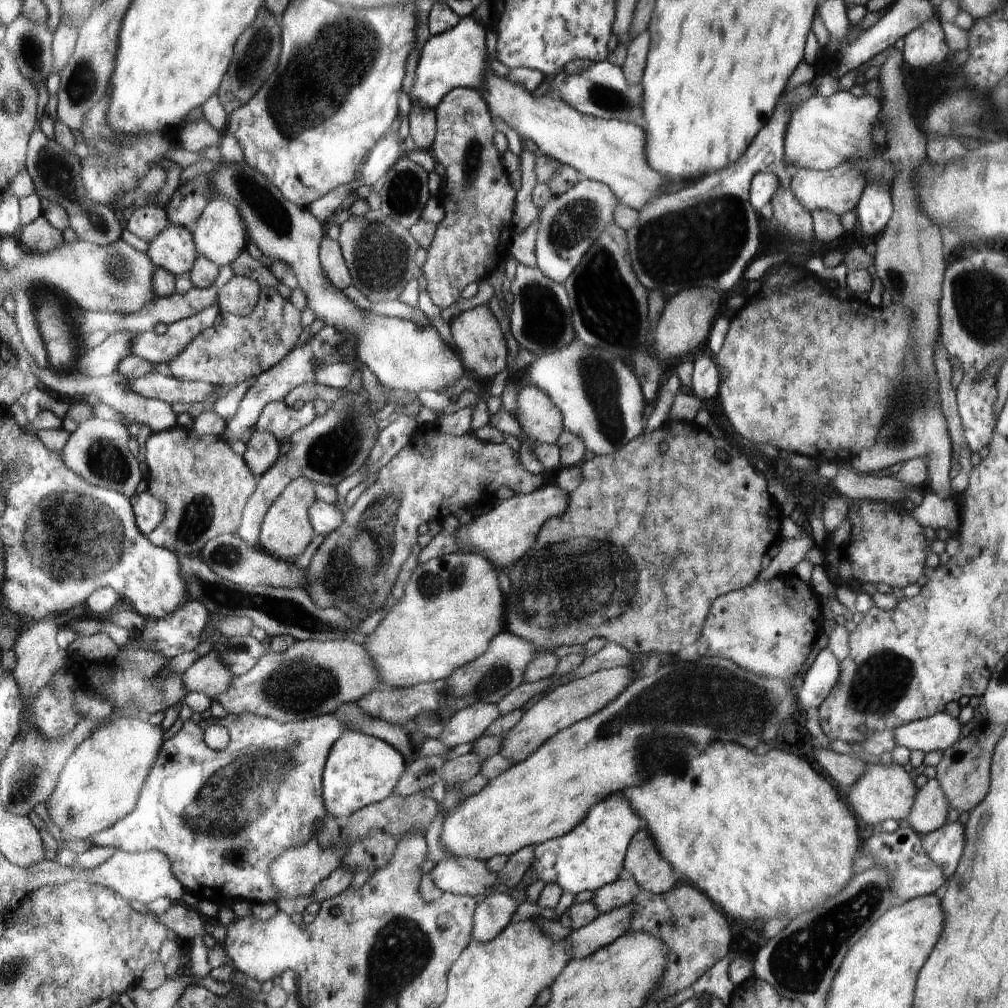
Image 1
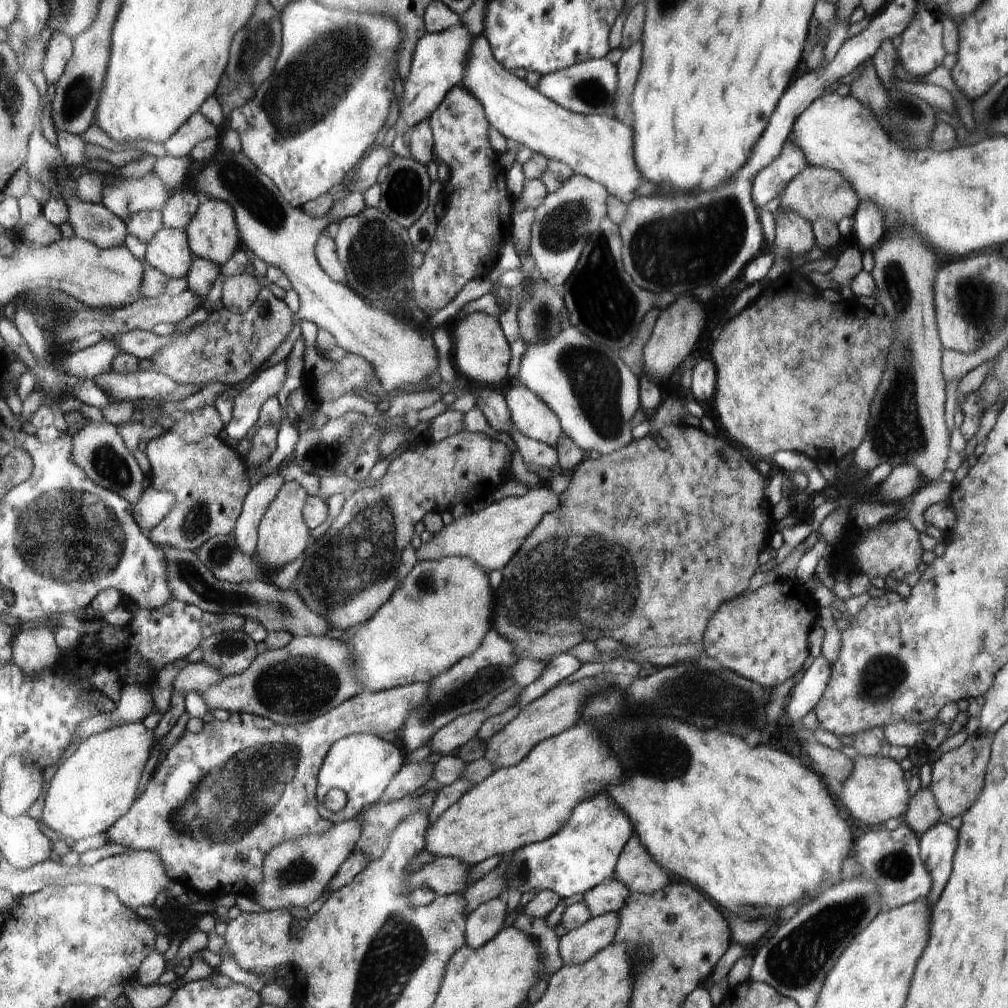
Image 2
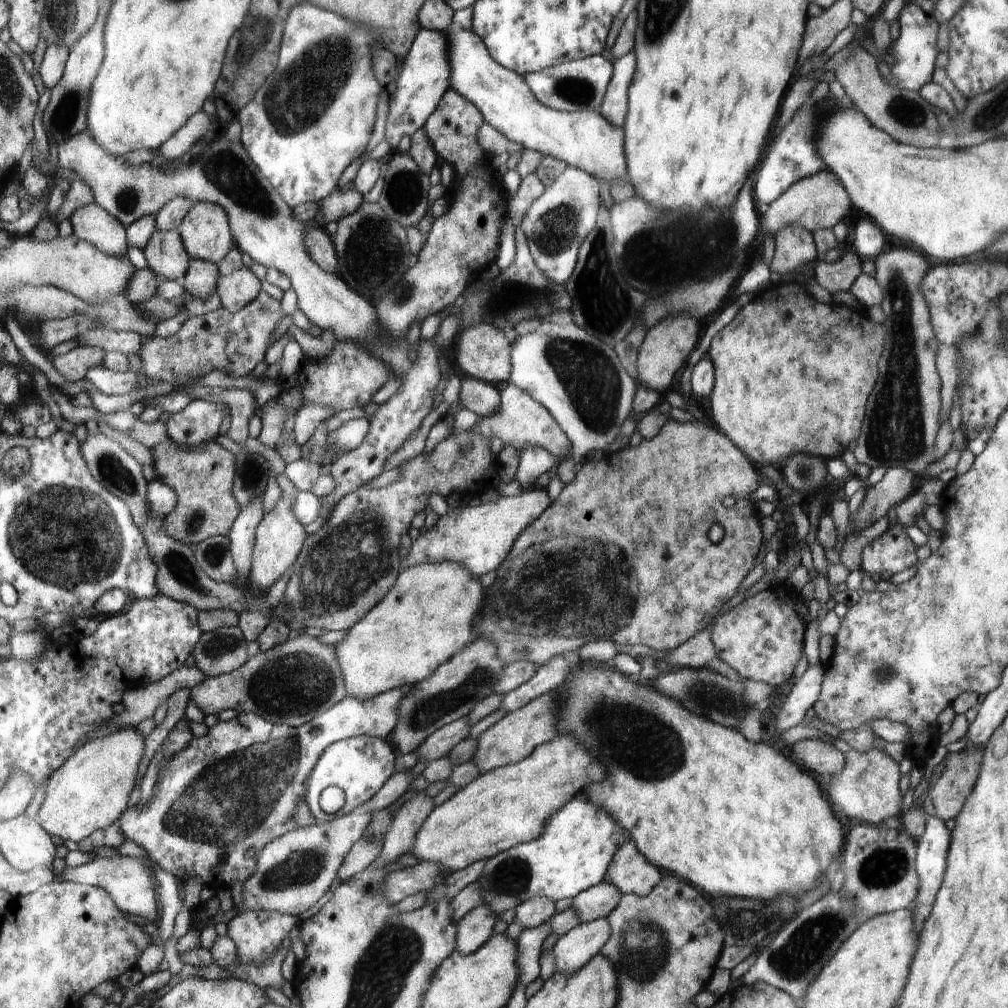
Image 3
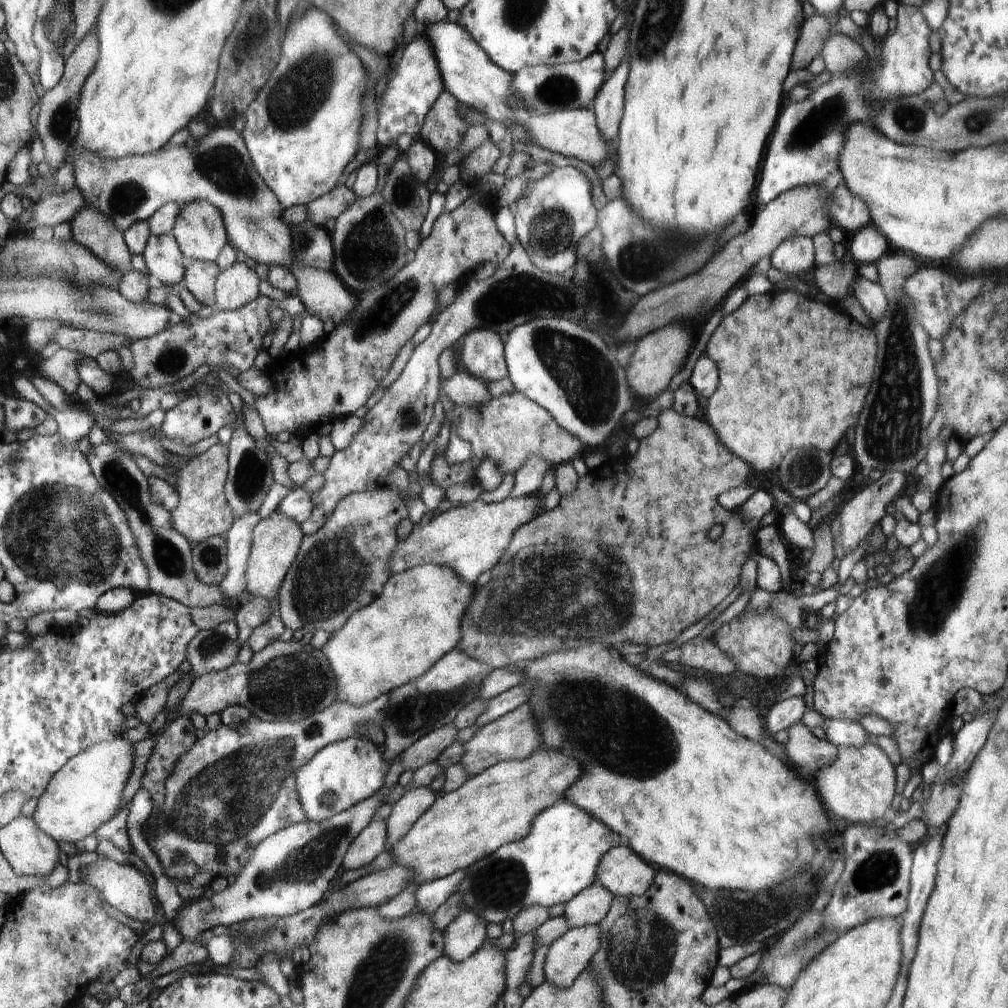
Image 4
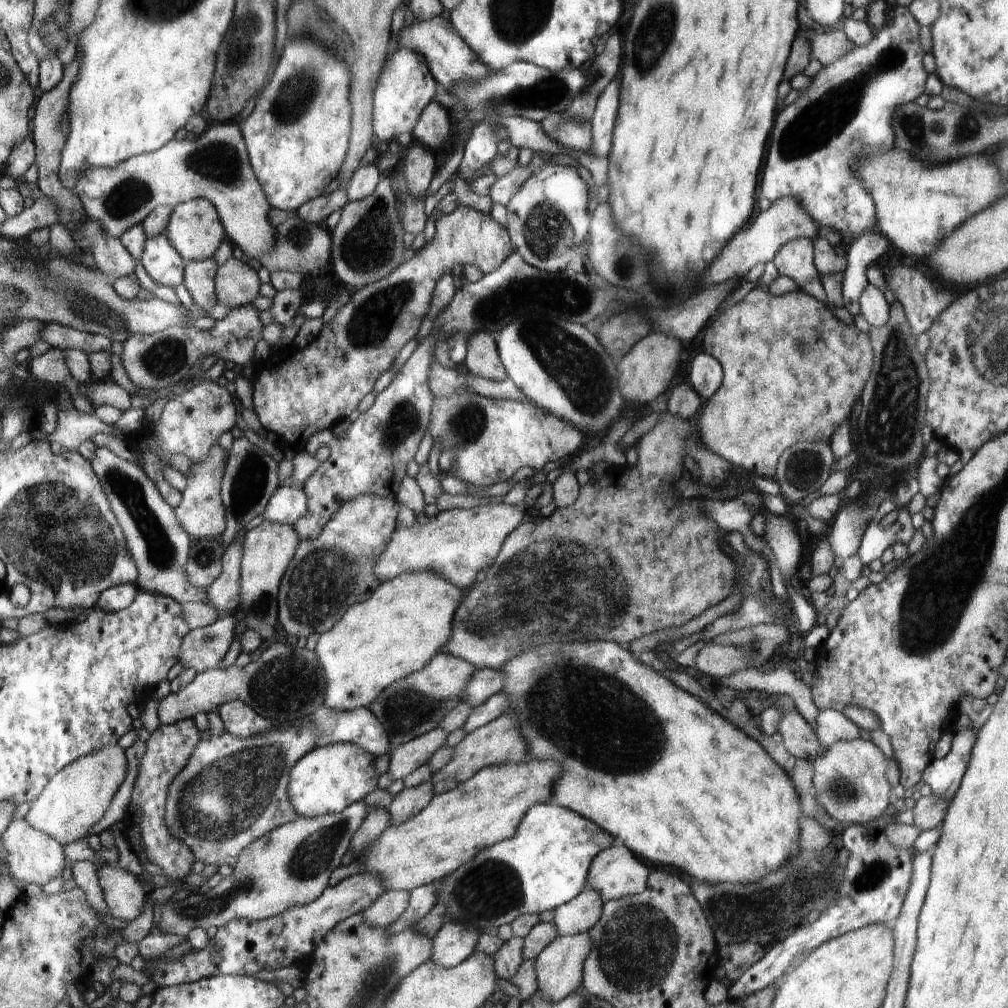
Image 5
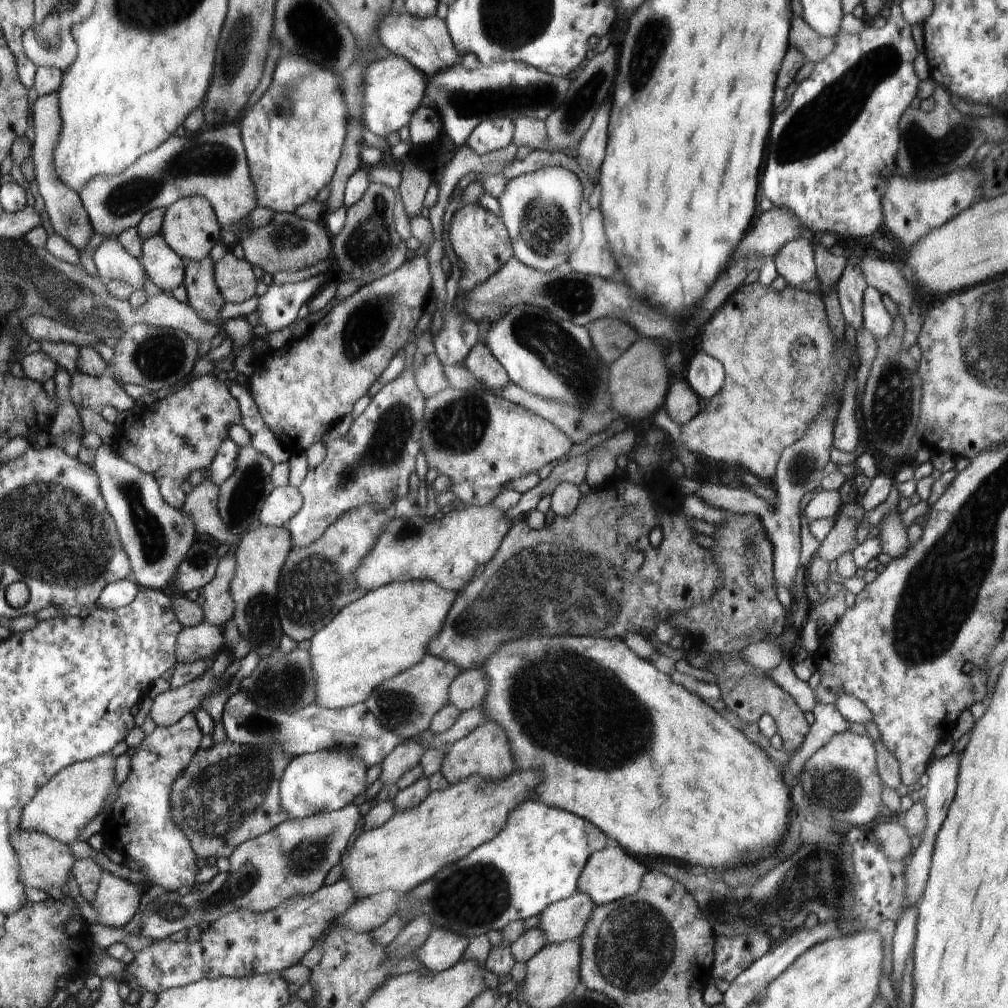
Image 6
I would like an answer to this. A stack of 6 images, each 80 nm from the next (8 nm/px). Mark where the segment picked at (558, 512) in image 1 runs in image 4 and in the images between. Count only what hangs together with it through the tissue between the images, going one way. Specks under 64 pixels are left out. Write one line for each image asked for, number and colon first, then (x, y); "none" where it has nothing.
2: (492, 534)
3: (479, 535)
4: (471, 538)

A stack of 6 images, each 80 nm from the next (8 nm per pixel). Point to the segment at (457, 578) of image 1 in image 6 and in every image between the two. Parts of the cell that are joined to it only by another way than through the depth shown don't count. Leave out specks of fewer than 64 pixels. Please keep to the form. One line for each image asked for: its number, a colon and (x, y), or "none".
2: (439, 616)
3: (430, 615)
4: (417, 619)
5: (409, 619)
6: (388, 630)

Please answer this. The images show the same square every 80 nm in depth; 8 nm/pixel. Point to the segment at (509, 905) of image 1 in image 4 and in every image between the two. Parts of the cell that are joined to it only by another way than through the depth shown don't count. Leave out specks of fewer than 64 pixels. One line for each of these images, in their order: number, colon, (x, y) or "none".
2: (487, 920)
3: (474, 929)
4: (465, 935)

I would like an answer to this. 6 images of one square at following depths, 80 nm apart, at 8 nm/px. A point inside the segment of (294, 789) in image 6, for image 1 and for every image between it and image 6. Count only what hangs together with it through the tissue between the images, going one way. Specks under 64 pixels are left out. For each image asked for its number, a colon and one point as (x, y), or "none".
1: (363, 770)
2: (363, 765)
3: (359, 765)
4: (353, 769)
5: (328, 779)

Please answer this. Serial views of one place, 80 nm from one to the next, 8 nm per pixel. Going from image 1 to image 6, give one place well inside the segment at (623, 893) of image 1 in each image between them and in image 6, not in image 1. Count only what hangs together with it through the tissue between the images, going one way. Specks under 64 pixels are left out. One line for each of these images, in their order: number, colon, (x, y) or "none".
2: (608, 897)
3: (599, 901)
4: (589, 907)
5: (582, 913)
6: (564, 920)

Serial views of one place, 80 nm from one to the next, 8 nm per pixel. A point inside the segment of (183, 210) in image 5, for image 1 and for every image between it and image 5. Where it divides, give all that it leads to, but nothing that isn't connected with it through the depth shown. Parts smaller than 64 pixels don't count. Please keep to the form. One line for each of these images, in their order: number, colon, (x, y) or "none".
1: (220, 235)
2: (213, 233)
3: (205, 231)
4: (200, 230)

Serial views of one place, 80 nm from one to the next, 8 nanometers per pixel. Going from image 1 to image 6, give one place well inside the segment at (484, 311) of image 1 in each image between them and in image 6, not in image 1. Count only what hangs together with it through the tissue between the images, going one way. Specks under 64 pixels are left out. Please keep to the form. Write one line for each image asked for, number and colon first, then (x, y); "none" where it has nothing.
2: (482, 353)
3: (484, 354)
4: (482, 351)
5: (483, 360)
6: (482, 363)

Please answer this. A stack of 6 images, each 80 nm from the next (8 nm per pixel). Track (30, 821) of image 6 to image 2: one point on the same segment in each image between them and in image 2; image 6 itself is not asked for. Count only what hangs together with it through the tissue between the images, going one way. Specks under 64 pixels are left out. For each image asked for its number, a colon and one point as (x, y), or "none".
2: (96, 782)
3: (89, 792)
4: (86, 793)
5: (75, 799)

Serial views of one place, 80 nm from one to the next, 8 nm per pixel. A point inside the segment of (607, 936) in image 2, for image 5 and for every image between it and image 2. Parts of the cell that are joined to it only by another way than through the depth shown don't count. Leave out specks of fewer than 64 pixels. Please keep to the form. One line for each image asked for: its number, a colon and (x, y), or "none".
3: (572, 950)
4: (569, 955)
5: (559, 967)

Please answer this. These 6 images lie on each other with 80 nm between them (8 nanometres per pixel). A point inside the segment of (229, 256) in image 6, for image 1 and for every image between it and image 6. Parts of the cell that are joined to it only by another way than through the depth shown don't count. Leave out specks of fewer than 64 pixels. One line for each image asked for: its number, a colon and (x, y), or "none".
1: (240, 295)
2: (239, 292)
3: (236, 290)
4: (236, 286)
5: (237, 284)

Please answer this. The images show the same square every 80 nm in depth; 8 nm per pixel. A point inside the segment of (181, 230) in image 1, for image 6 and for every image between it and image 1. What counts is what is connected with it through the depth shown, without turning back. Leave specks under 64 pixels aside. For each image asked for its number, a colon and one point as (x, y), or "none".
2: (169, 251)
3: (165, 253)
4: (163, 256)
5: (160, 258)
6: (163, 266)

